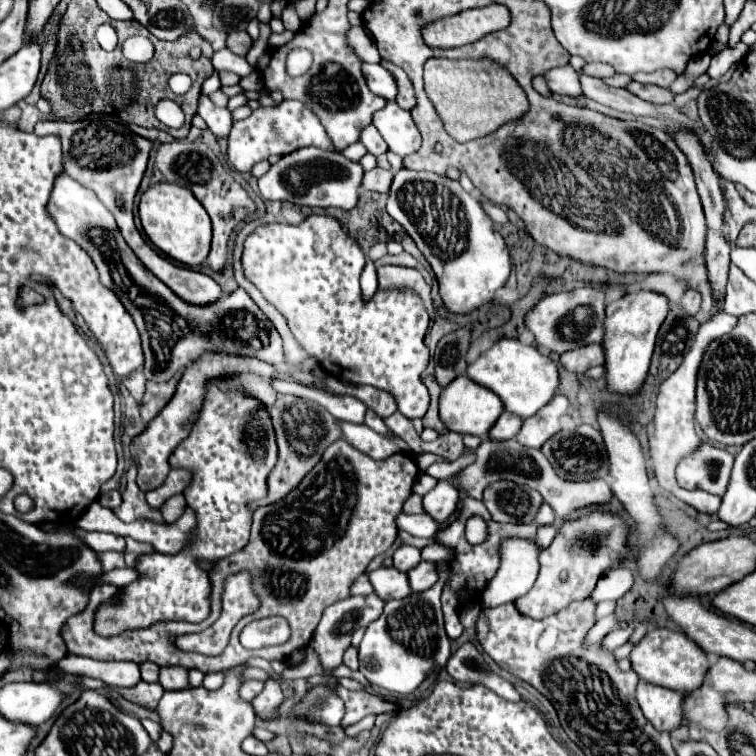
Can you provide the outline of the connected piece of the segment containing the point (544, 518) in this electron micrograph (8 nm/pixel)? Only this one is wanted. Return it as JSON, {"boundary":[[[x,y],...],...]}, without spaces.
{"boundary":[[[543,504],[541,510],[539,510],[539,514],[537,514],[537,518],[535,518],[535,522],[537,522],[539,526],[553,524],[553,522],[555,522],[555,514],[553,514],[553,510],[551,510],[547,504]]]}

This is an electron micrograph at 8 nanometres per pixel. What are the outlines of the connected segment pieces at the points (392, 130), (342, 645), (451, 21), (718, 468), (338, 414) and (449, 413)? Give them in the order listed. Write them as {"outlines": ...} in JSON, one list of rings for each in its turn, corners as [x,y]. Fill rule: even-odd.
{"outlines":[[[[387,102],[387,106],[373,116],[373,124],[387,142],[389,150],[405,158],[421,148],[421,134],[411,118],[409,110],[397,106],[397,102]]],[[[369,594],[369,596],[349,596],[345,600],[339,600],[335,604],[331,604],[325,612],[323,612],[323,618],[309,642],[311,648],[315,648],[315,652],[319,654],[321,662],[325,668],[335,668],[341,664],[341,656],[343,652],[351,646],[351,634],[363,626],[363,624],[369,624],[373,622],[375,618],[381,616],[381,610],[383,610],[385,602],[381,598],[377,598],[375,594]]],[[[491,4],[477,10],[465,10],[449,18],[439,18],[425,26],[425,38],[431,48],[459,48],[477,42],[489,32],[503,30],[511,22],[509,10]]],[[[707,442],[677,464],[677,484],[685,490],[705,490],[723,496],[729,484],[735,457]]],[[[275,380],[272,386],[279,393],[290,393],[319,404],[338,420],[353,424],[361,424],[365,420],[367,408],[357,398],[334,395],[290,380]]],[[[457,376],[449,386],[443,388],[439,398],[441,420],[449,430],[455,430],[459,434],[475,434],[479,438],[485,438],[493,428],[493,424],[497,422],[497,418],[501,416],[501,412],[503,412],[503,406],[497,394],[493,394],[491,390],[485,390],[485,386],[477,386],[477,382],[473,382],[467,376]]]]}

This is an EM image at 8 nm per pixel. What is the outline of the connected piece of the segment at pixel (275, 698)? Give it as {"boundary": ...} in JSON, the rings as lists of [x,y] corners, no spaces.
{"boundary":[[[267,680],[263,692],[251,700],[257,716],[261,720],[275,720],[279,718],[279,706],[283,704],[281,686],[275,680]]]}

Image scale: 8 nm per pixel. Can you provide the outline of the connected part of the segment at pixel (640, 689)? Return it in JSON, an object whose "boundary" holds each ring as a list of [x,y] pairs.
{"boundary":[[[639,682],[635,690],[635,698],[645,714],[645,718],[657,728],[671,732],[681,724],[681,702],[683,694],[663,688]]]}

